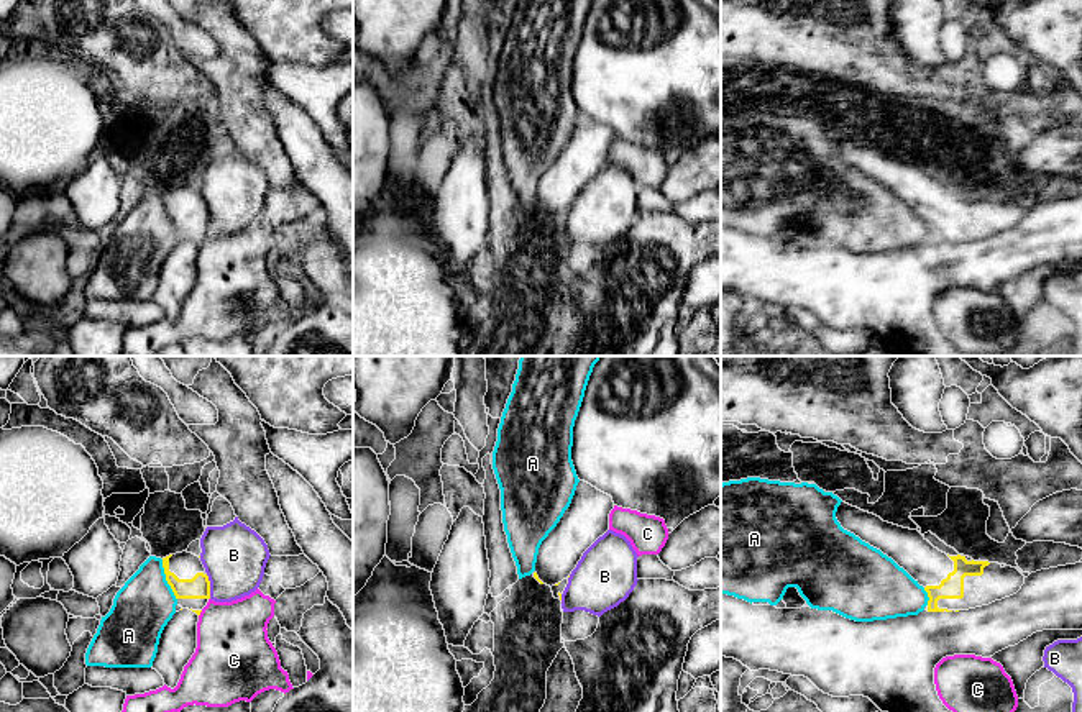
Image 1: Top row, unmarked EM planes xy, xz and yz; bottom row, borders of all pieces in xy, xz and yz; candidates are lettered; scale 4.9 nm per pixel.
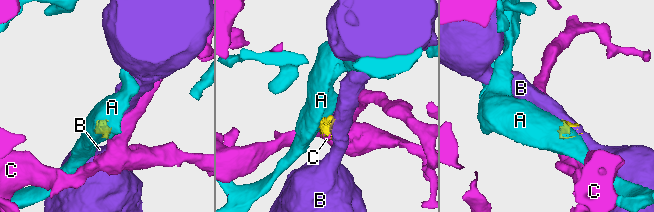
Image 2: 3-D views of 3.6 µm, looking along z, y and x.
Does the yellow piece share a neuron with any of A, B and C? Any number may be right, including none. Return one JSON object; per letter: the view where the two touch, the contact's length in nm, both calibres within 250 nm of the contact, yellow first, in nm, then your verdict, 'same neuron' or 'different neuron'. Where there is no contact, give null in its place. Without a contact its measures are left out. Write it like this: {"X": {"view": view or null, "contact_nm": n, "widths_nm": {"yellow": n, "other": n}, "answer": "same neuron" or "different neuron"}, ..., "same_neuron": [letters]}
{"A": {"view": "xy", "contact_nm": 220, "widths_nm": {"yellow": 110, "other": 280}, "answer": "different neuron"}, "B": {"view": "xy", "contact_nm": 120, "widths_nm": {"yellow": 110, "other": 300}, "answer": "different neuron"}, "C": {"view": "xy", "contact_nm": 40, "widths_nm": {"yellow": 20, "other": 360}, "answer": "different neuron"}, "same_neuron": []}

